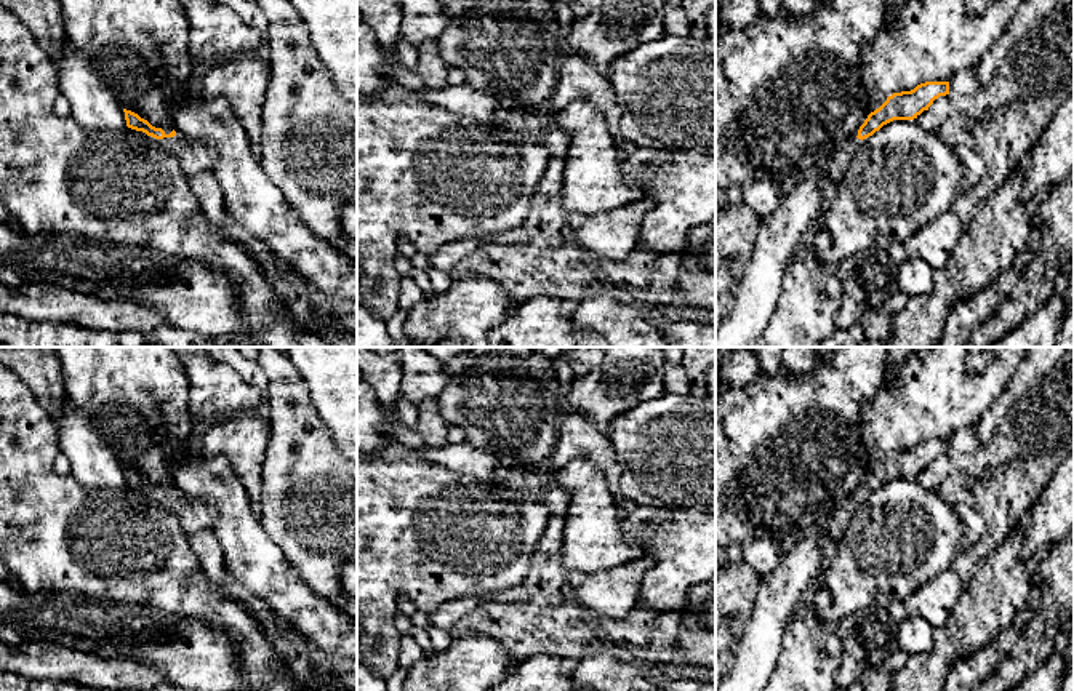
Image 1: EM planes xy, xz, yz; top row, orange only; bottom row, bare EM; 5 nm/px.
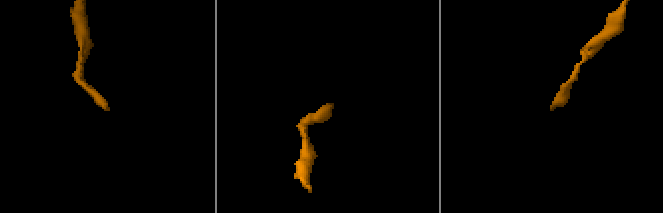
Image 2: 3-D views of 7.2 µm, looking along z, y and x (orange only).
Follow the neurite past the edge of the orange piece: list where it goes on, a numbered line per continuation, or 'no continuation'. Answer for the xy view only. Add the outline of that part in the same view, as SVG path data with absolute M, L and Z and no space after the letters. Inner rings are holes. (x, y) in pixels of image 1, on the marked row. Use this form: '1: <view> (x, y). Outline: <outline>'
1: xy (196, 157). Outline: M176 134L160 139L160 146L179 160L187 179L198 173L213 173L216 154L198 139Z

